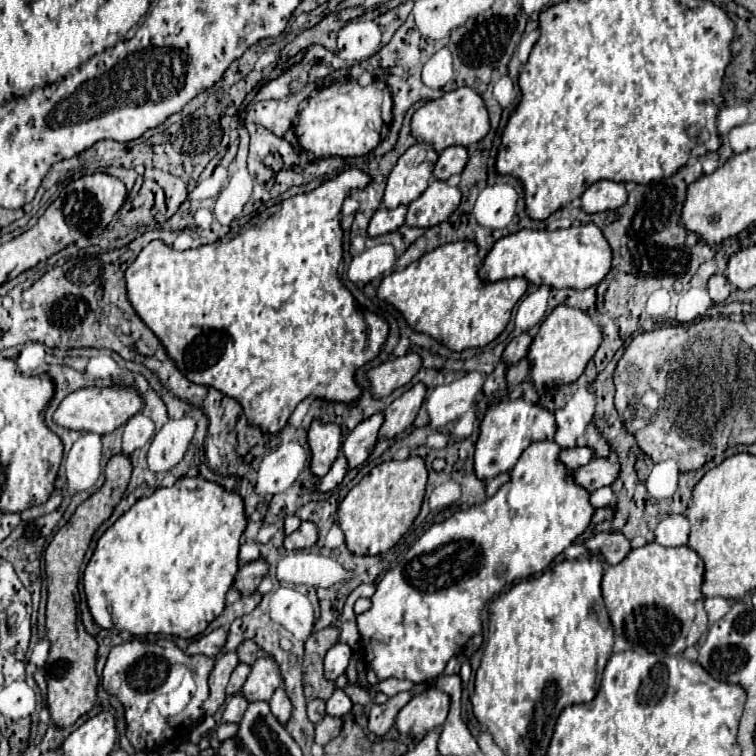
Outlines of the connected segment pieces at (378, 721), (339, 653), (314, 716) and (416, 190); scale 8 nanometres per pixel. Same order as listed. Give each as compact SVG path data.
M397 693L393 695L387 703L383 705L373 705L369 711L369 721L367 721L367 729L377 735L383 737L395 723L395 715L399 713L399 709L413 697L413 693Z
M335 643L327 655L325 655L325 679L335 681L339 675L343 675L343 671L349 665L349 657L351 657L351 649L349 645L343 643Z
M313 699L307 703L307 717L311 723L319 723L325 717L325 701Z
M417 143L409 147L399 157L387 179L383 205L387 209L395 209L399 205L409 205L411 201L415 201L427 189L437 157L439 155L431 145Z

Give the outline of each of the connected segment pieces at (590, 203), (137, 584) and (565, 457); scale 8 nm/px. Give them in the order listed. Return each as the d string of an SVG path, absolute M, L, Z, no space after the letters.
M597 181L581 195L581 209L585 213L601 213L609 209L619 209L625 205L625 185L615 181Z
M183 477L179 481L175 481L173 487L159 487L153 495L149 497L141 497L141 501L137 501L137 505L133 505L133 509L129 509L127 513L123 513L97 541L97 547L93 551L93 557L87 563L85 575L83 575L83 587L85 587L85 595L87 595L87 605L91 611L93 621L97 623L99 629L119 629L119 631L129 631L131 635L139 637L139 635L147 635L147 633L163 633L163 635L179 635L183 639L191 639L197 637L199 633L203 633L207 629L207 625L221 615L221 611L225 609L225 595L229 591L229 587L233 585L233 579L239 571L239 545L241 545L241 535L245 531L245 509L243 509L243 499L237 493L225 491L223 487L205 481L201 477Z
M575 447L567 449L565 453L559 455L559 463L565 465L567 469L579 469L581 465L587 465L593 459L593 451L589 447Z

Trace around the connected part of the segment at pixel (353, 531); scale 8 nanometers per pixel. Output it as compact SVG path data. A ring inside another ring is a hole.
M409 457L405 461L385 461L373 467L339 503L339 527L345 533L345 545L353 555L379 555L391 549L413 525L415 517L419 515L423 497L427 487L427 467L421 457Z

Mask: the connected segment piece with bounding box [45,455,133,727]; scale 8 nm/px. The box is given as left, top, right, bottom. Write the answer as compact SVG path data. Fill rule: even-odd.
M113 455L105 467L105 483L95 491L87 501L83 501L73 517L55 533L53 541L45 549L45 575L47 575L47 639L51 643L49 657L45 663L45 681L47 681L47 707L55 727L69 727L81 715L89 713L97 701L97 673L95 673L95 655L97 641L85 631L79 615L73 591L79 581L79 565L85 557L85 551L91 543L93 533L99 525L109 519L113 507L121 501L129 479L131 479L131 461L125 455Z

